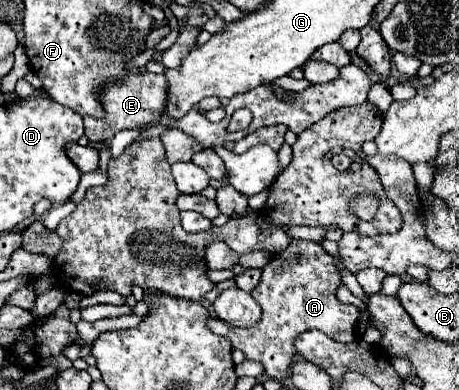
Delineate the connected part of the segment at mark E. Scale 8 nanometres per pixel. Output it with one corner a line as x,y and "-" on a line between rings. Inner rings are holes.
128,74
122,84
112,84
102,94
102,104
106,110
104,120
96,120
86,116
84,118
84,134
90,138
90,142
106,142
116,136
120,130
128,128
144,128
152,122
160,120
162,114
166,114
166,96
168,96
168,80
160,74

